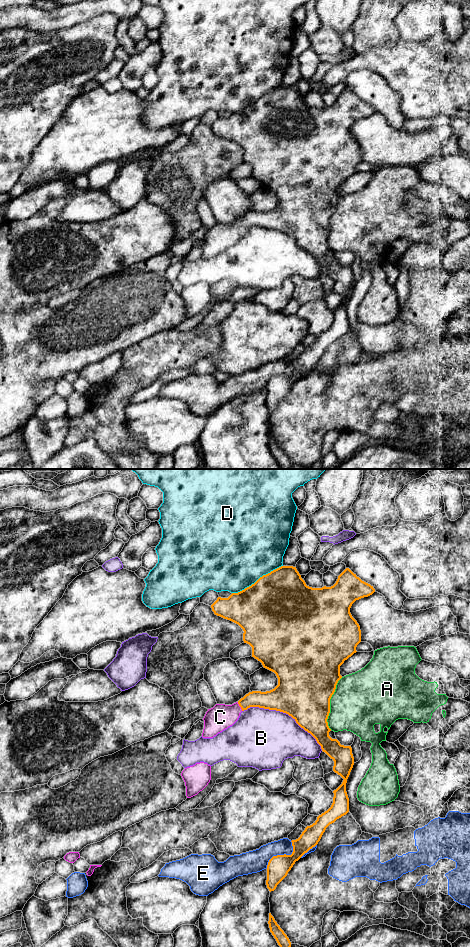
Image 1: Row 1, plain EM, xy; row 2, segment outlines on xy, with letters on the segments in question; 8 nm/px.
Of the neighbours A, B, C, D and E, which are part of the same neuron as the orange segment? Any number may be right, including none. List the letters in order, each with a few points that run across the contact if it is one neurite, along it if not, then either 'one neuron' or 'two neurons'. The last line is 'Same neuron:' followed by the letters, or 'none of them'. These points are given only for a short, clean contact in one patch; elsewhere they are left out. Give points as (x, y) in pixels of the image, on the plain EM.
A: two neurons
B: two neurons
C: xy (269, 220), (248, 220), (239, 225), (231, 233), (220, 237) | one neuron
D: two neurons
E: two neurons
Same neuron: C

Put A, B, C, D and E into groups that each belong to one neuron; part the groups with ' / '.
A / B / C / D / E

